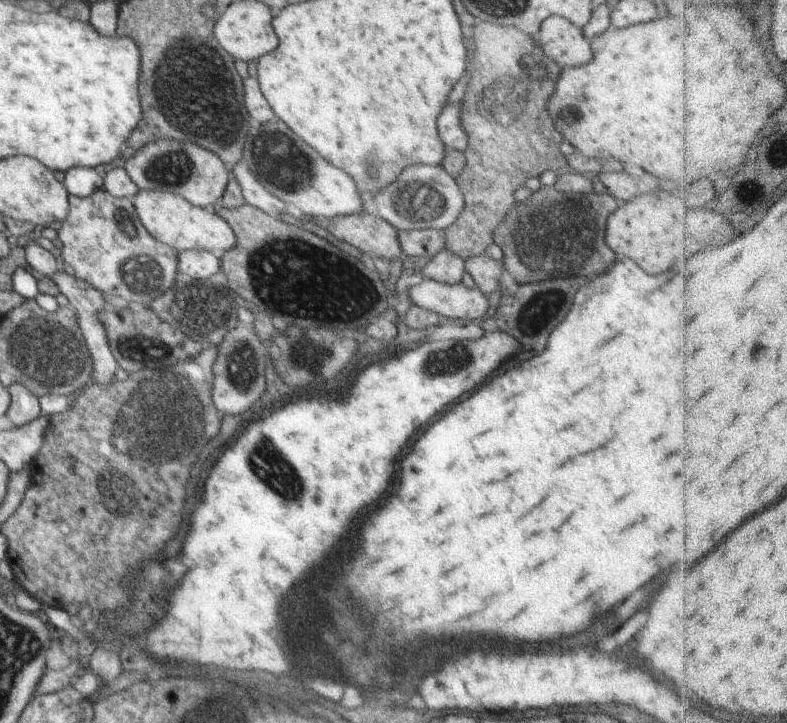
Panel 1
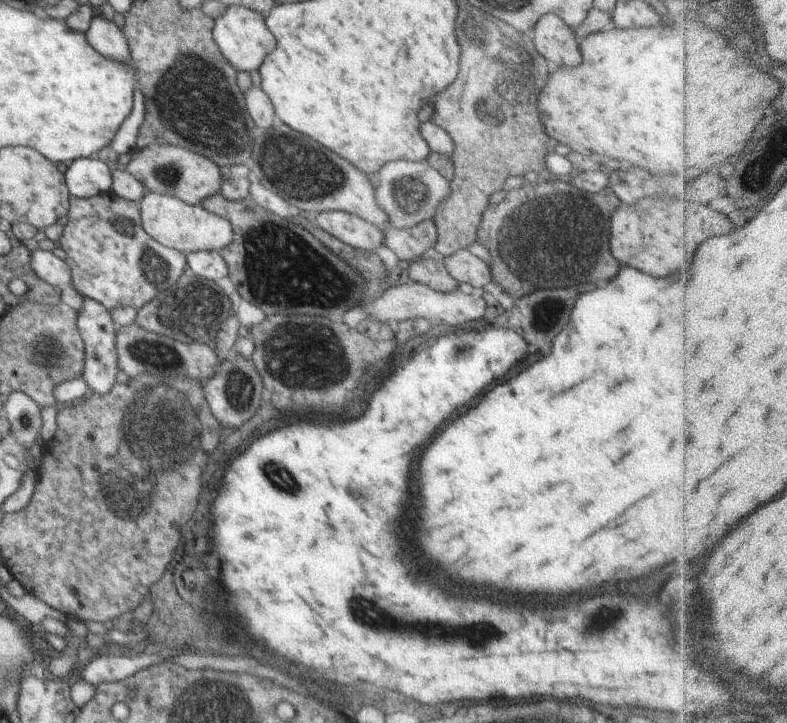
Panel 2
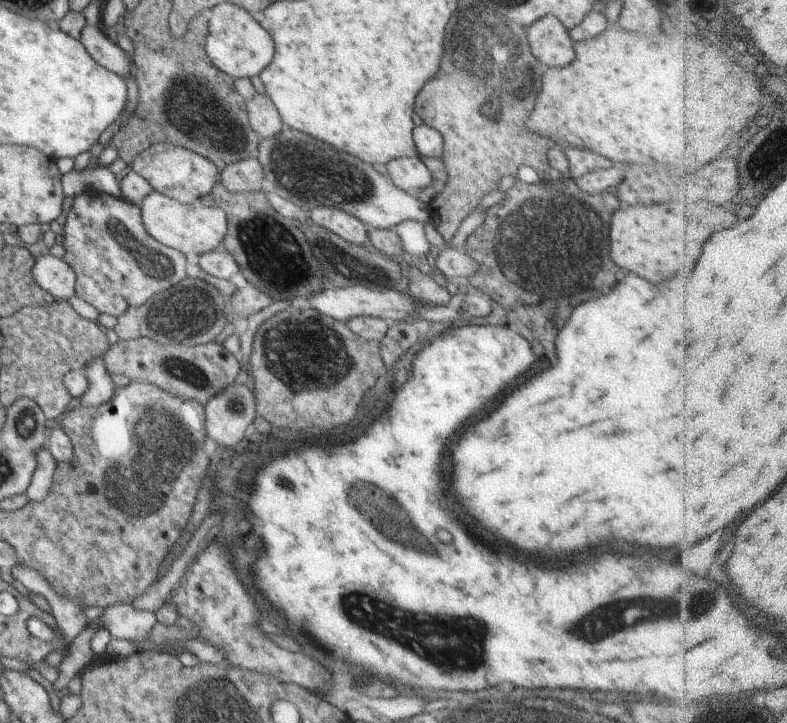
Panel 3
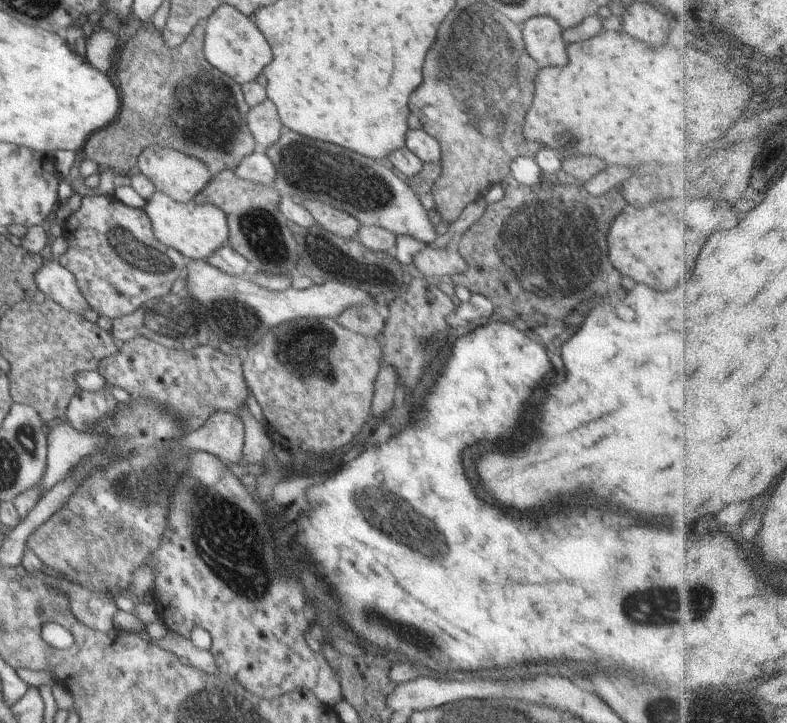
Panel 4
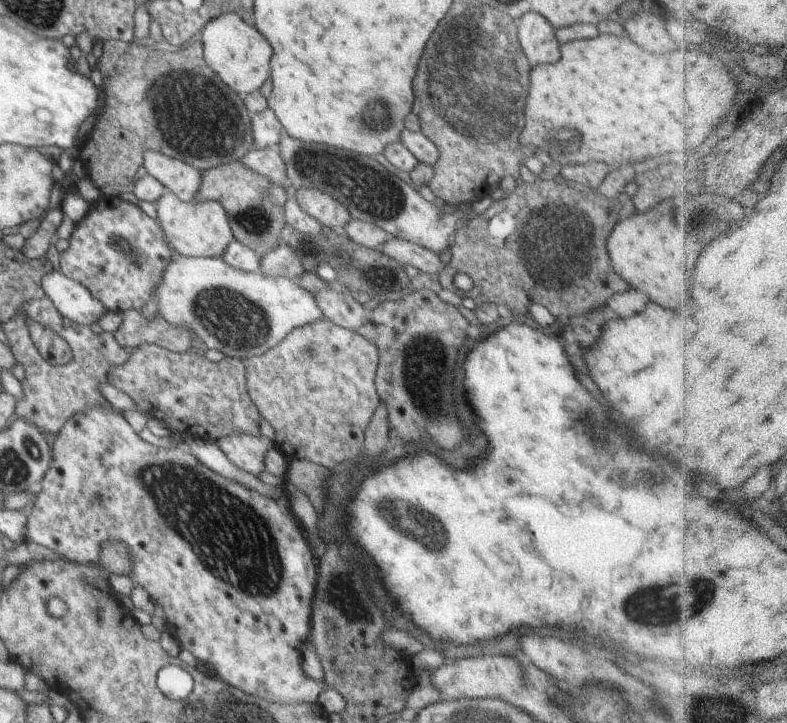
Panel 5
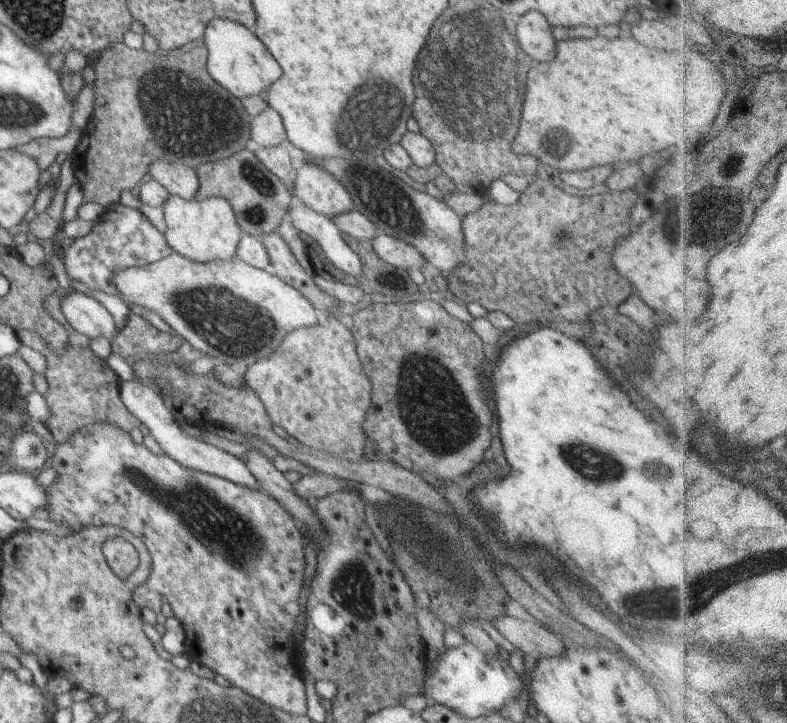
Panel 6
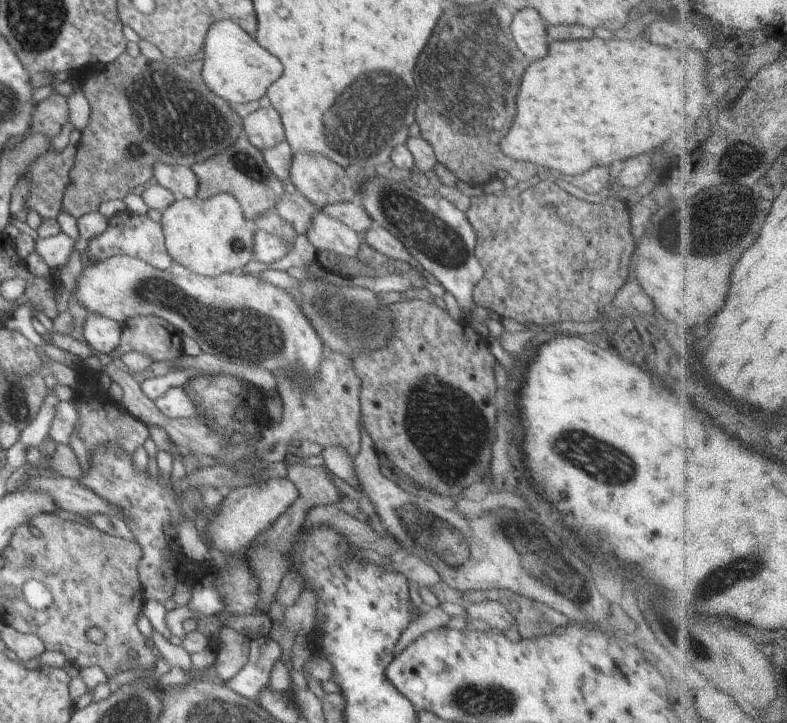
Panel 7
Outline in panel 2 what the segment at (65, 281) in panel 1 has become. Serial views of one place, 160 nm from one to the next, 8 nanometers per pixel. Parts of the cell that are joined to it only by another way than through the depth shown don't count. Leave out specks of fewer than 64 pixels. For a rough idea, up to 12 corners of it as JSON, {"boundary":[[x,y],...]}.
{"boundary":[[84,297],[77,325],[82,377],[104,395],[120,369],[117,324],[106,303]]}

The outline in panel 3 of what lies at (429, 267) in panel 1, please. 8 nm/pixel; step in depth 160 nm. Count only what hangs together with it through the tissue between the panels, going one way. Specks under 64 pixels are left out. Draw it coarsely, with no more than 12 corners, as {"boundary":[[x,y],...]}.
{"boundary":[[408,266],[408,294],[417,301],[445,305],[451,299],[432,276]]}

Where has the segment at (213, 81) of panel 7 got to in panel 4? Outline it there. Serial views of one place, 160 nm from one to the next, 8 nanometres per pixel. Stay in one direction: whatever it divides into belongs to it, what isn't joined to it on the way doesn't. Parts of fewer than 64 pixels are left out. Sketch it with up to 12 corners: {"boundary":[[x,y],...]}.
{"boundary":[[222,3],[204,20],[203,55],[238,84],[273,59],[256,23]]}

